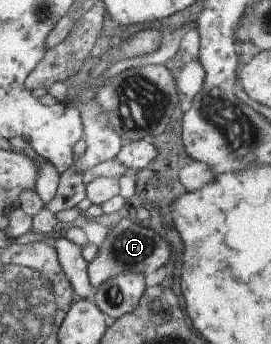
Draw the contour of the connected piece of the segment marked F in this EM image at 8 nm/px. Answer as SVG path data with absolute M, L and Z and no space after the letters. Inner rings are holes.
M121 218L118 223L112 225L109 234L98 246L96 257L87 263L87 278L94 290L109 277L114 277L118 273L126 273L126 270L142 275L154 273L158 267L162 267L166 263L168 255L170 255L168 243L160 235L156 235L154 231L141 224Z

